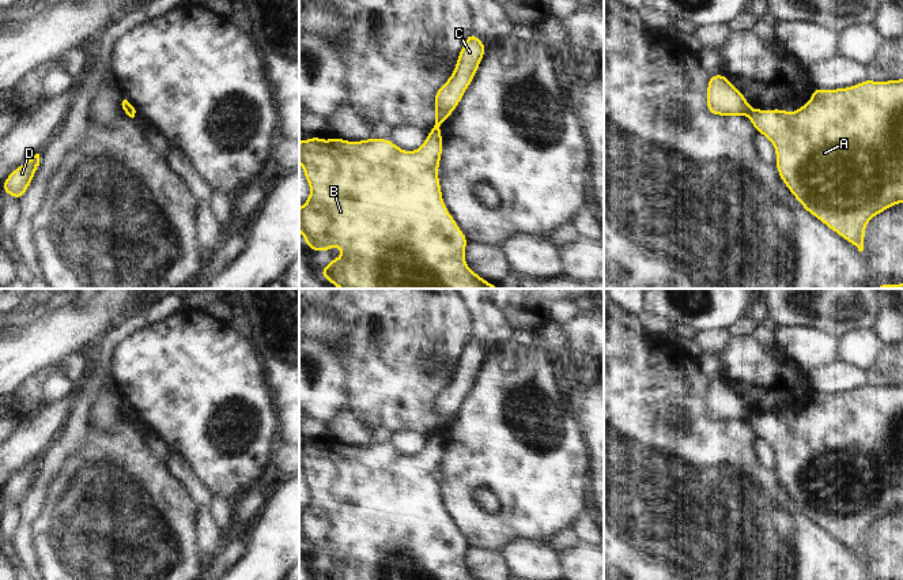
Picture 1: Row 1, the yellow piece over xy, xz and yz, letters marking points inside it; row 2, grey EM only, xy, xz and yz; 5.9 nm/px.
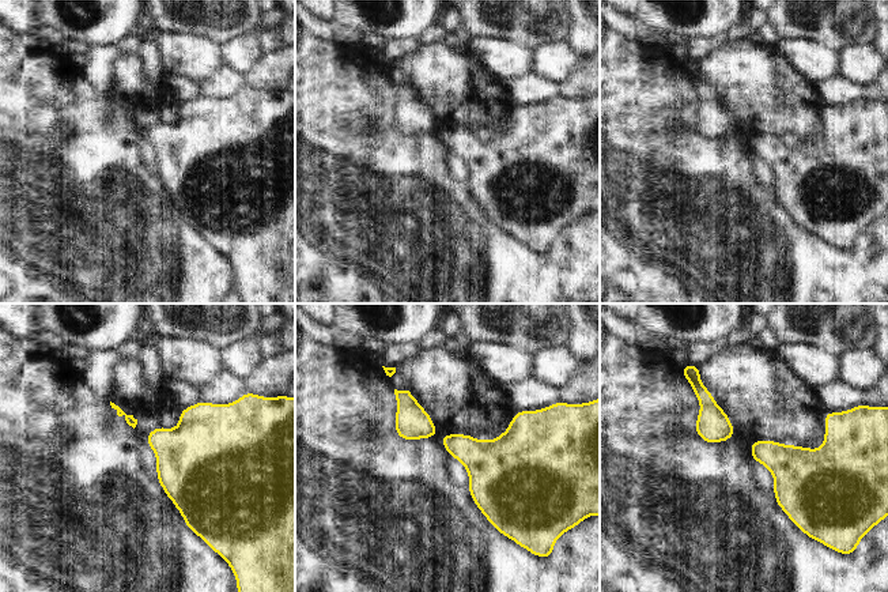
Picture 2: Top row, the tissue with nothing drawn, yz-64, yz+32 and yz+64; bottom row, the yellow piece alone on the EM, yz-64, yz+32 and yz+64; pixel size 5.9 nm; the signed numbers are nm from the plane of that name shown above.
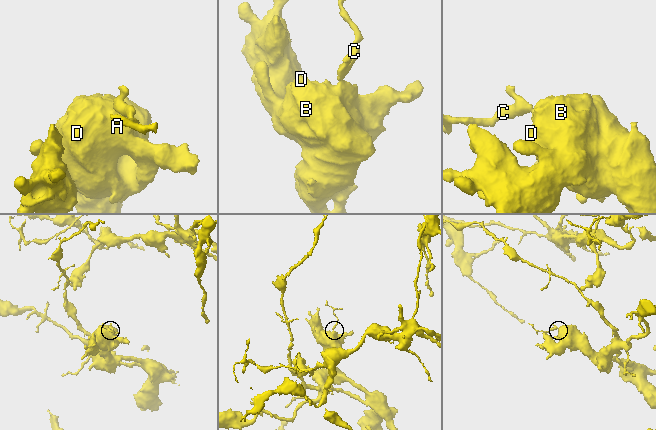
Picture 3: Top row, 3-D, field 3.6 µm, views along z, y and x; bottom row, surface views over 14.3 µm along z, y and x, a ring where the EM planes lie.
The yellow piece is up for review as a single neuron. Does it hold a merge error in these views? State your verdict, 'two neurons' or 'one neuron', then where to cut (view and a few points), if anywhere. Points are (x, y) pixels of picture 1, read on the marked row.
two neurons; cut yz (751, 109), (747, 115)

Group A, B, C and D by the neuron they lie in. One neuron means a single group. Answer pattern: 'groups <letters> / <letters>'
groups A B D / C

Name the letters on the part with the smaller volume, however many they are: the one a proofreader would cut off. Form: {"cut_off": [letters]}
{"cut_off": ["C"]}

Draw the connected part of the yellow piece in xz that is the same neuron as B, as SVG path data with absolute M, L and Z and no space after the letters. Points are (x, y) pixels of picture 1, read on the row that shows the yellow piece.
M432 128L424 143L416 151L405 151L398 148L390 139L366 139L359 142L348 142L333 136L330 140L322 140L320 136L299 142L299 163L311 189L306 203L299 208L299 230L303 234L311 252L326 252L332 246L339 246L343 255L335 260L329 260L320 275L339 289L498 289L496 283L485 282L479 274L472 272L465 261L466 236L461 231L454 218L447 211L442 199L439 185L438 167L442 158L442 131Z

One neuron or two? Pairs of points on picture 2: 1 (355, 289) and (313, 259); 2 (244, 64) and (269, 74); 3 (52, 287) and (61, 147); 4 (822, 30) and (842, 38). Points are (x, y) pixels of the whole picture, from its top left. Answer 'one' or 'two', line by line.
1: one
2: two
3: two
4: one

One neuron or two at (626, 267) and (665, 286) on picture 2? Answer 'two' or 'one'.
one

